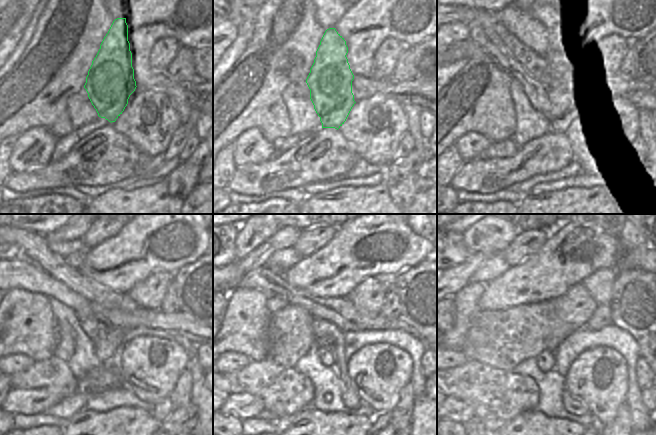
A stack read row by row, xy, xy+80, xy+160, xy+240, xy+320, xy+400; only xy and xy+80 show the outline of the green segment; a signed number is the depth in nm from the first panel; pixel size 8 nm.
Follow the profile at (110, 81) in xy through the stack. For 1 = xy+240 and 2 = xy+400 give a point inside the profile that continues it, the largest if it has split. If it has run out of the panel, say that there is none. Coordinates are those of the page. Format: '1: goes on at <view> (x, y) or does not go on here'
1: goes on at xy+240 (106, 350)
2: goes on at xy+400 (546, 360)

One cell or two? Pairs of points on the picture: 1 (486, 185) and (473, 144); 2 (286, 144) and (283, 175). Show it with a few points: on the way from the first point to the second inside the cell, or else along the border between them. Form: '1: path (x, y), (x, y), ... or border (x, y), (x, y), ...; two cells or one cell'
1: border (477, 157), (464, 162); two cells
2: border (305, 138), (286, 151), (276, 152); two cells

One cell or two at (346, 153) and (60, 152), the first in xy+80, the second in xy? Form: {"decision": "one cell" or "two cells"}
{"decision": "two cells"}

